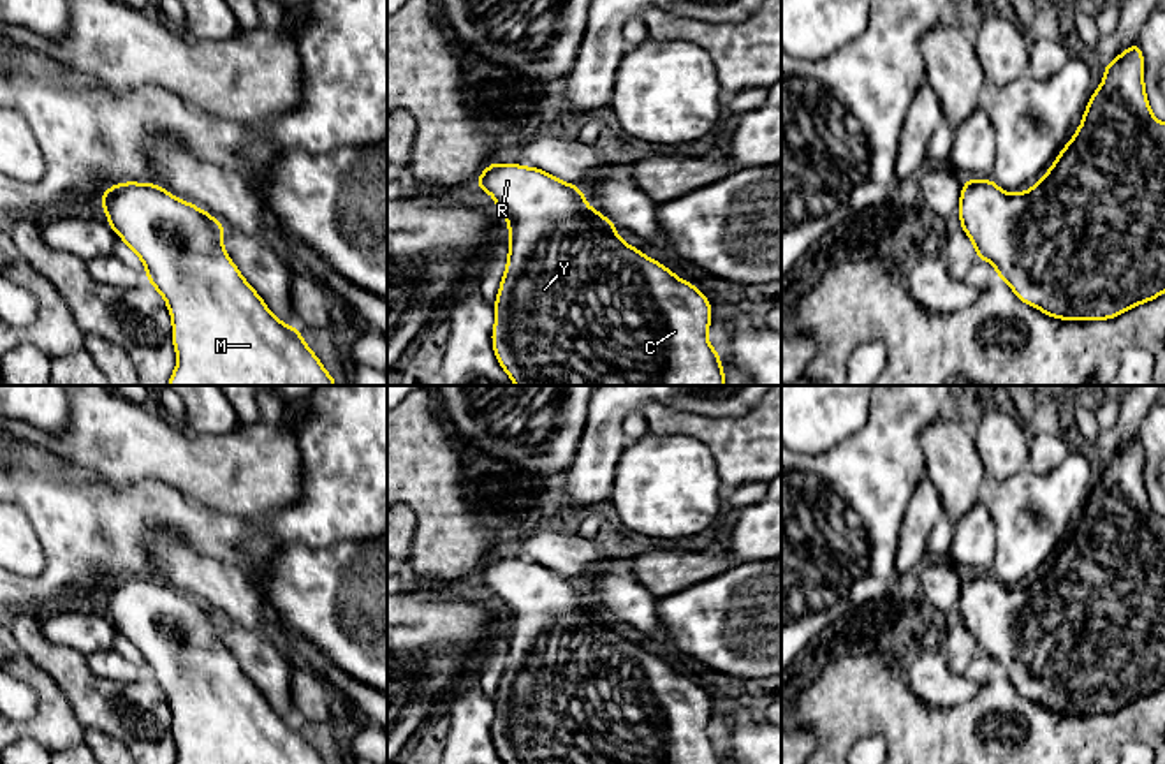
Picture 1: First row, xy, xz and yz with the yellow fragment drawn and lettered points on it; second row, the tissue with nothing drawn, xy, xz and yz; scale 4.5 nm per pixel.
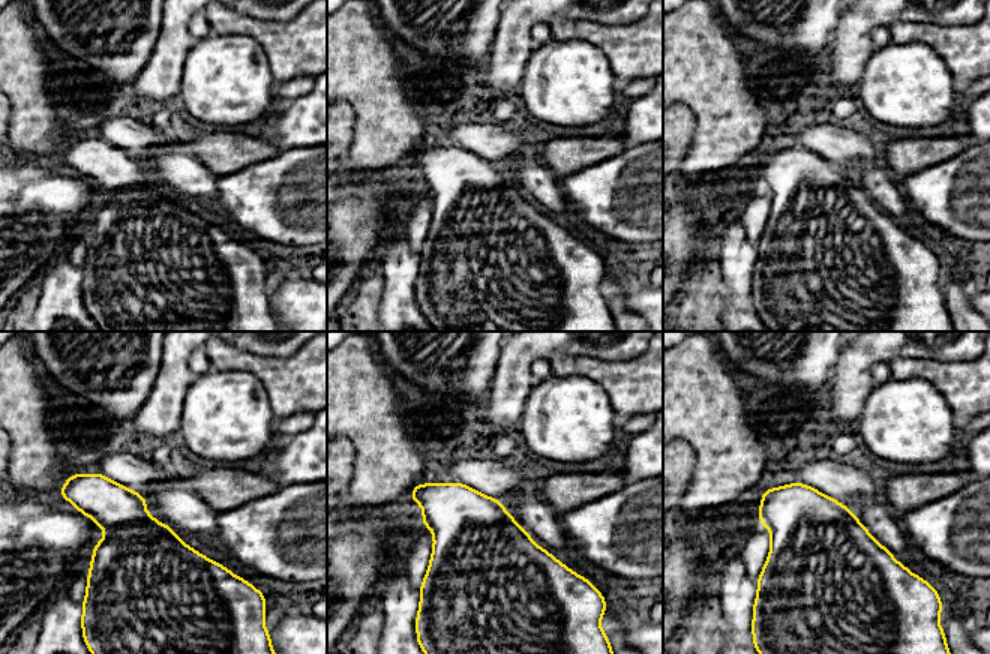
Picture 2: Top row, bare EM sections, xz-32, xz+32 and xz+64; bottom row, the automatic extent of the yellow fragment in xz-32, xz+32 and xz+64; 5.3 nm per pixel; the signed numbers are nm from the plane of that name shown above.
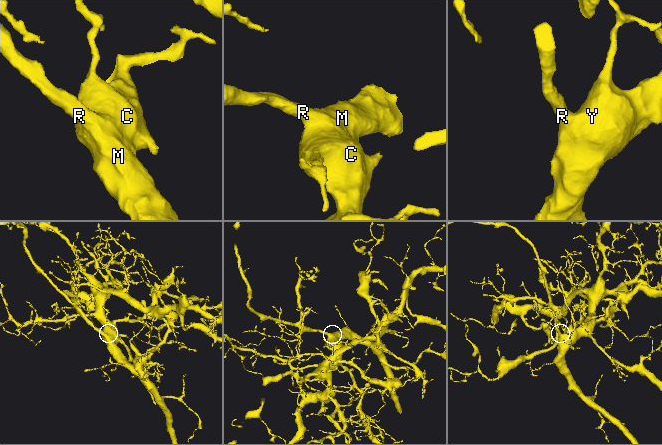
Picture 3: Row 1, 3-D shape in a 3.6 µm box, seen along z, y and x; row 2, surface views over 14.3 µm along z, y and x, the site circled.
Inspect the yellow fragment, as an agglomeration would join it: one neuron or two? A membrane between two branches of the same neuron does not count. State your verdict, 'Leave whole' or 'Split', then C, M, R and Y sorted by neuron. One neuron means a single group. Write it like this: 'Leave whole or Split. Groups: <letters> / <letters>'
Leave whole. Groups: C M R Y

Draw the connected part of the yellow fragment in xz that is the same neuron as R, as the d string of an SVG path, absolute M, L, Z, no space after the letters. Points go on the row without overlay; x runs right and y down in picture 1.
M519 558L486 562L477 581L496 593L509 616L509 653L495 695L493 743L503 764L722 764L706 732L709 694L690 676L626 639L614 618L586 599L582 584L542 563Z

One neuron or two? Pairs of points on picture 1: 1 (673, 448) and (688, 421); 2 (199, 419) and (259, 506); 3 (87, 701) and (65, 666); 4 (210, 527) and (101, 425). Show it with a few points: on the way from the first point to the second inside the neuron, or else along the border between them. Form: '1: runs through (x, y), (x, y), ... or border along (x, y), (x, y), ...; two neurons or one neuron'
1: border along (650, 432), (692, 435), (715, 458); two neurons
2: border along (243, 425), (227, 433), (196, 433), (185, 428); two neurons
3: runs through (87, 692), (73, 675); one neuron
4: border along (173, 486), (208, 509); two neurons

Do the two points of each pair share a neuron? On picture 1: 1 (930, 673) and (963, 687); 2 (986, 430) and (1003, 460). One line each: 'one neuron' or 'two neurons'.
1: one neuron
2: one neuron

